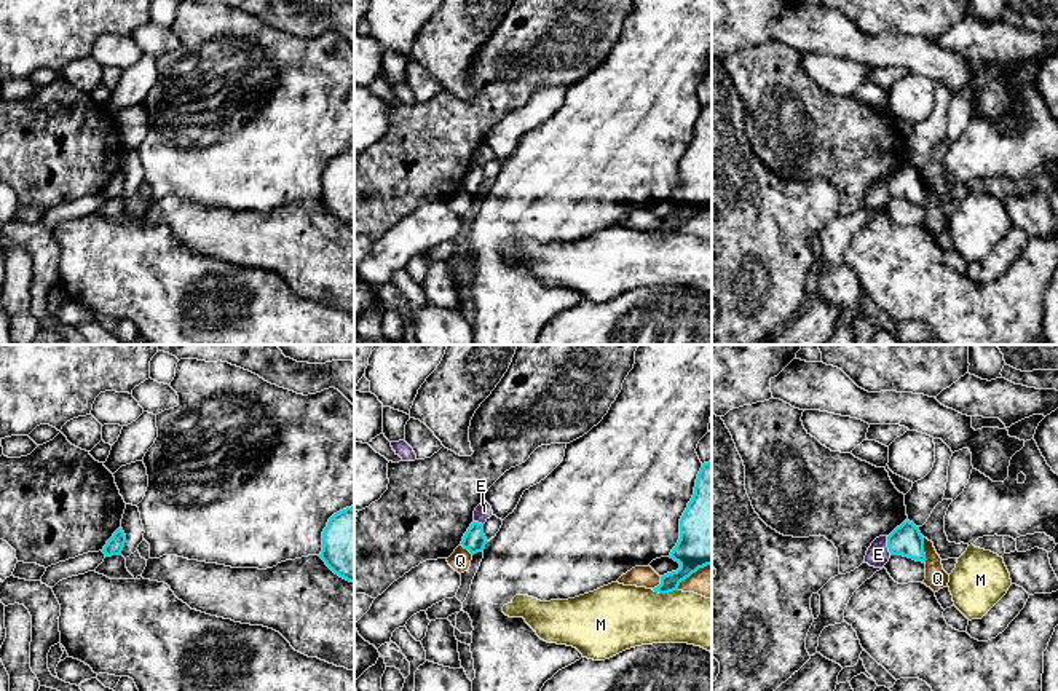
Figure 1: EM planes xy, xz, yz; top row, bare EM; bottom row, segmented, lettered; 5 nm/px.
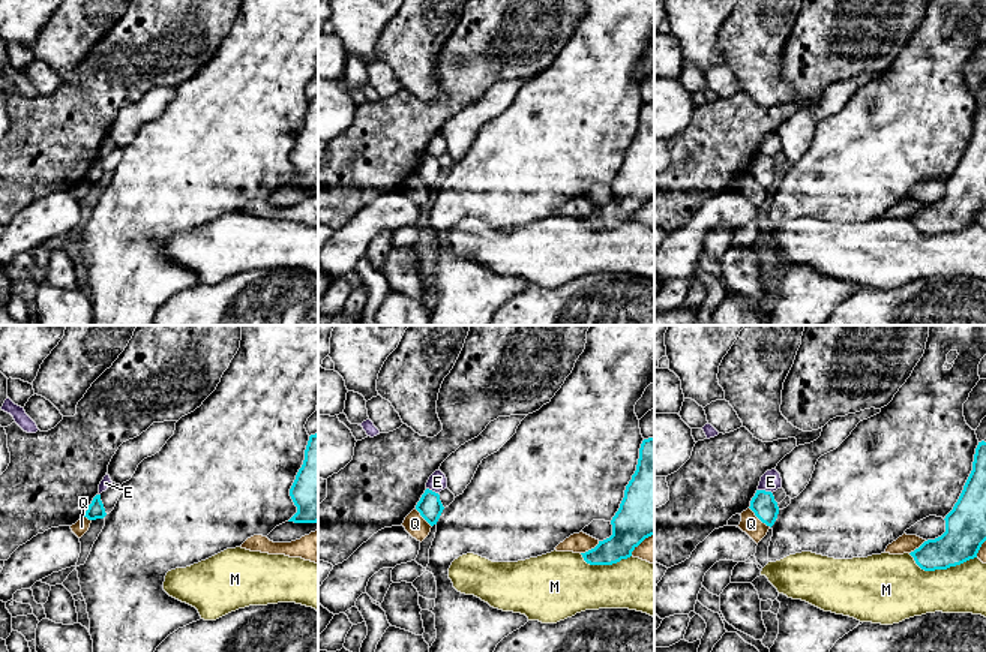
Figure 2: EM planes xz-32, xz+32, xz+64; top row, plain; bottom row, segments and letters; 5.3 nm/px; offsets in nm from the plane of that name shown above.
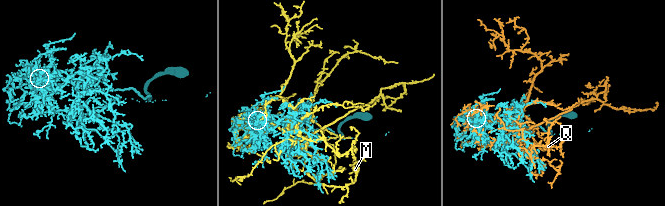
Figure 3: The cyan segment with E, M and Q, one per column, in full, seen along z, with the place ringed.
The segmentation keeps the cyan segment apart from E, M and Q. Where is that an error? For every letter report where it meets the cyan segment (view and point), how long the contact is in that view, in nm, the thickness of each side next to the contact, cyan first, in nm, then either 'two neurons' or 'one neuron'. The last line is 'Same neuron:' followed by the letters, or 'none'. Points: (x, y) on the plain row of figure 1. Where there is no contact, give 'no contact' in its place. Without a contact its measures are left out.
E: meets cyan in yz at (888, 189); contact 100 nm long; 160 nm thick on the cyan side, 120 nm on the other; two neurons
M: meets cyan in xz at (664, 235); contact 140 nm long; 170 nm thick on the cyan side, 320 nm on the other; two neurons
Q: meets cyan in yz at (923, 192); contact 140 nm long; 160 nm thick on the cyan side, 110 nm on the other; two neurons
Same neuron: none

